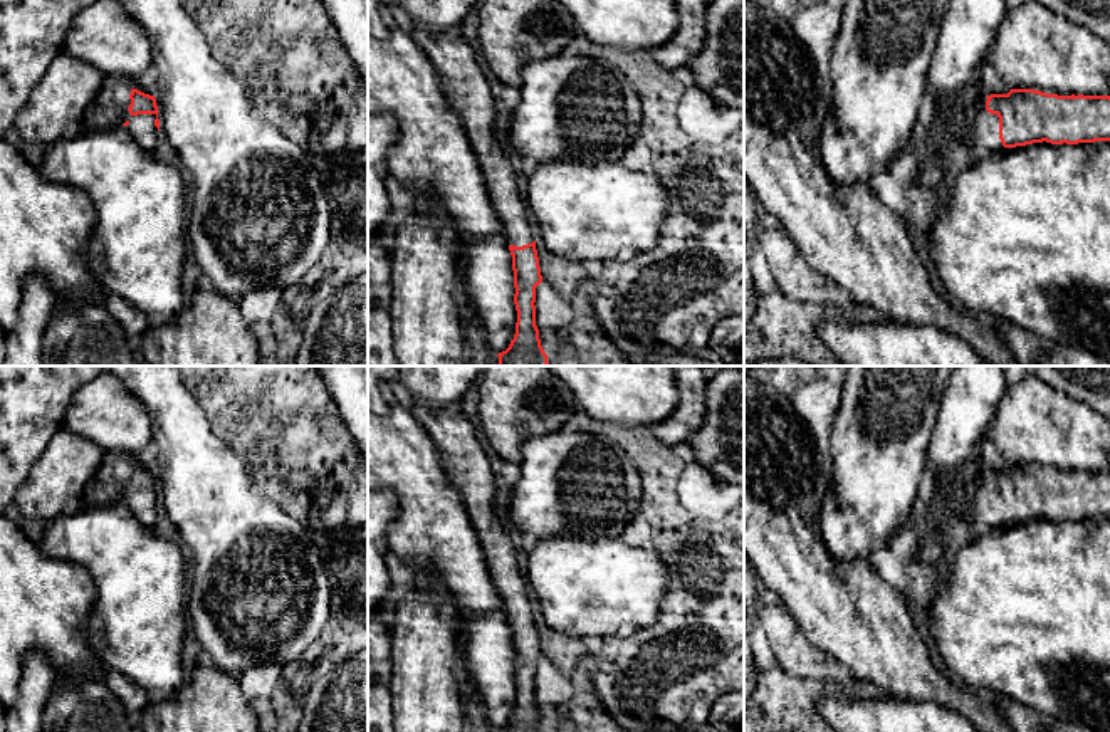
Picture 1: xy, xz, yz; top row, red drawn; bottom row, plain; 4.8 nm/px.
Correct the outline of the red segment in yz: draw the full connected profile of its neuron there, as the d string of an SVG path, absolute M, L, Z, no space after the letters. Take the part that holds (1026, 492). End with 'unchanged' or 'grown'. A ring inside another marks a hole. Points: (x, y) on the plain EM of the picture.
M1011 465L986 472L971 467L957 494L954 515L977 532L1033 519L1078 520L1110 517L1110 472L1058 472Z; grown

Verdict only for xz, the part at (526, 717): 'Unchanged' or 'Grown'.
Grown

